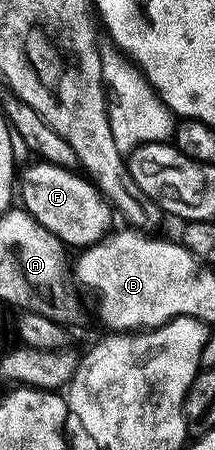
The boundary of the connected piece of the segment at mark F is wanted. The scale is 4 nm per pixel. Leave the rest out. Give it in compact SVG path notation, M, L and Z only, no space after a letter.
M35 161L35 164L24 175L22 172L21 191L22 187L22 210L29 212L41 225L45 225L45 229L49 229L49 233L53 233L53 237L57 237L68 248L91 247L94 243L100 243L106 239L112 230L113 208L111 204L99 192L98 187L78 170Z

